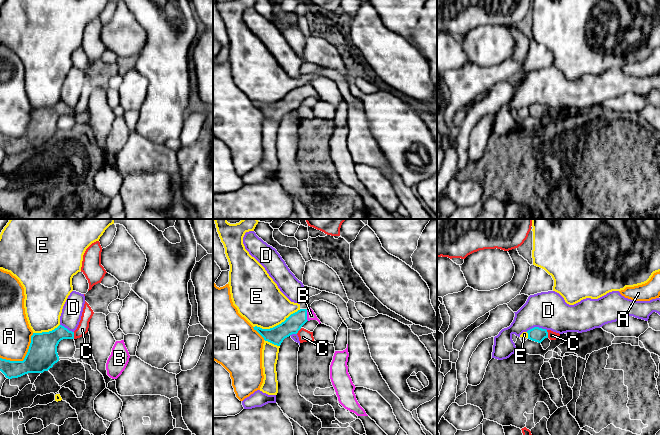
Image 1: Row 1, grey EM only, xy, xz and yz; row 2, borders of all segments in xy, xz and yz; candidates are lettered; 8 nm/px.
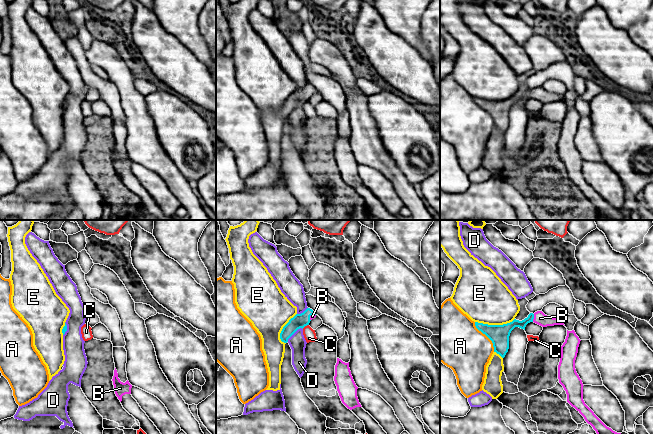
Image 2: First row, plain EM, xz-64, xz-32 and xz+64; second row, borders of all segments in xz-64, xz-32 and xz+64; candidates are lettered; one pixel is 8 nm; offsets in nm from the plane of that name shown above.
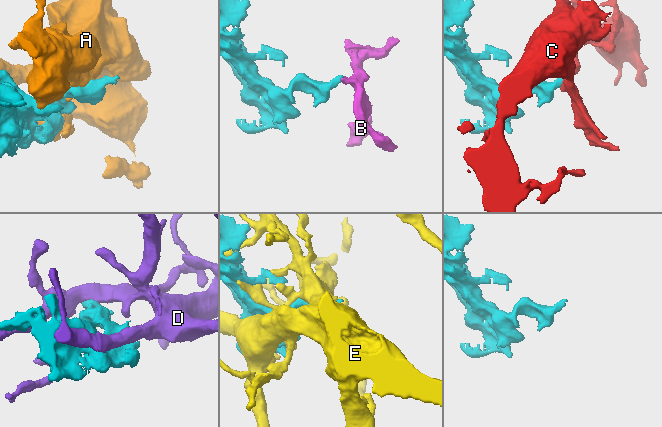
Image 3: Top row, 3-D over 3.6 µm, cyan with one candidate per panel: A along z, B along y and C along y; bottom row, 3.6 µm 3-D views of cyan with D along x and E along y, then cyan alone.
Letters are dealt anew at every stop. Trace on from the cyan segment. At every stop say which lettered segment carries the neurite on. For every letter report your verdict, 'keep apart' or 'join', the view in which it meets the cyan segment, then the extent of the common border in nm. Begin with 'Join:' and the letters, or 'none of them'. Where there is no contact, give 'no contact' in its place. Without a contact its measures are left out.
Join: B
A: keep apart | xy | 340 nm
B: join | xz | 100 nm
C: keep apart | yz | 70 nm
D: keep apart | yz | 170 nm
E: keep apart | xz | 420 nm

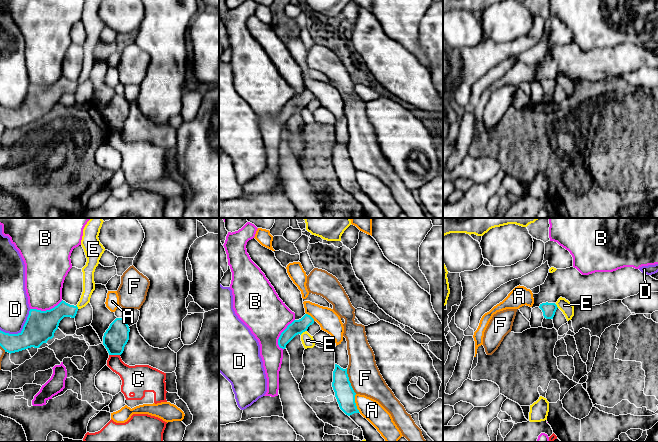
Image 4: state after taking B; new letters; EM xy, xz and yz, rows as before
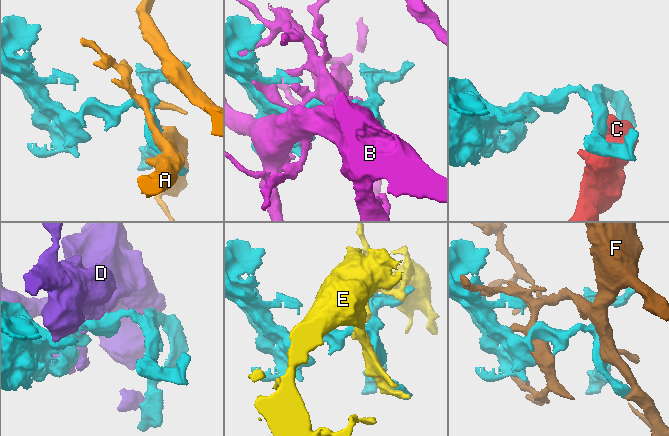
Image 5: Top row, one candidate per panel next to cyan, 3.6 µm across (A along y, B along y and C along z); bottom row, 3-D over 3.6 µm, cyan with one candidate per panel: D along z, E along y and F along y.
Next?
Join: none of them
A: keep apart | xz | 160 nm
B: keep apart | xz | 260 nm
C: keep apart | xy | 90 nm
D: keep apart | xy | 300 nm
E: keep apart | xz | 70 nm
F: keep apart | xz | 220 nm

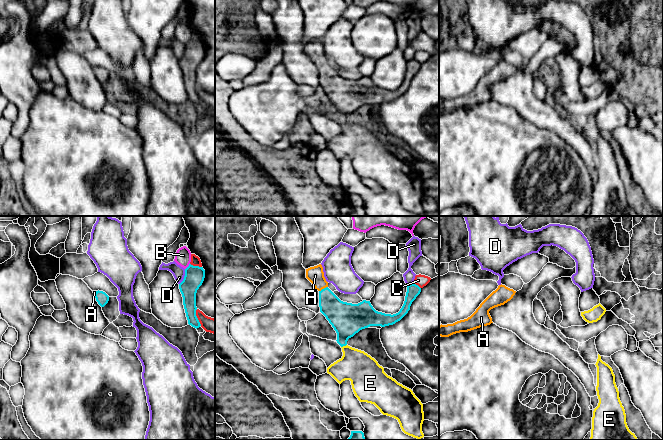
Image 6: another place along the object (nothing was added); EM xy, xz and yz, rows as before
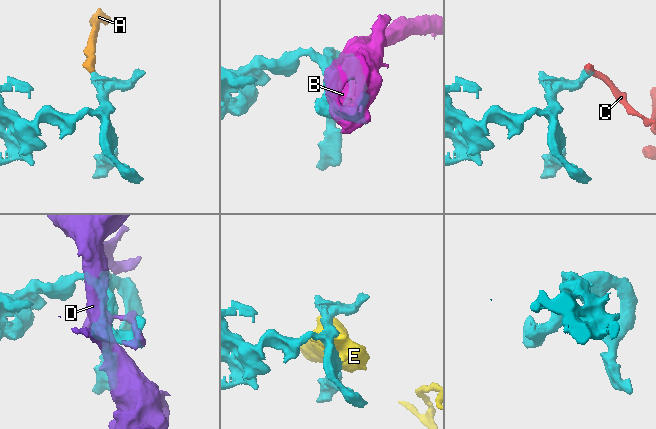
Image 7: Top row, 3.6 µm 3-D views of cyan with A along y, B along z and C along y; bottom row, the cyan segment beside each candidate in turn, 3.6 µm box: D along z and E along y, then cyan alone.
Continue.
Join: A
A: join | xz | 80 nm
B: keep apart | xy | 70 nm
C: keep apart | xy | 140 nm
D: keep apart | xy | 140 nm
E: keep apart | xz | 50 nm

